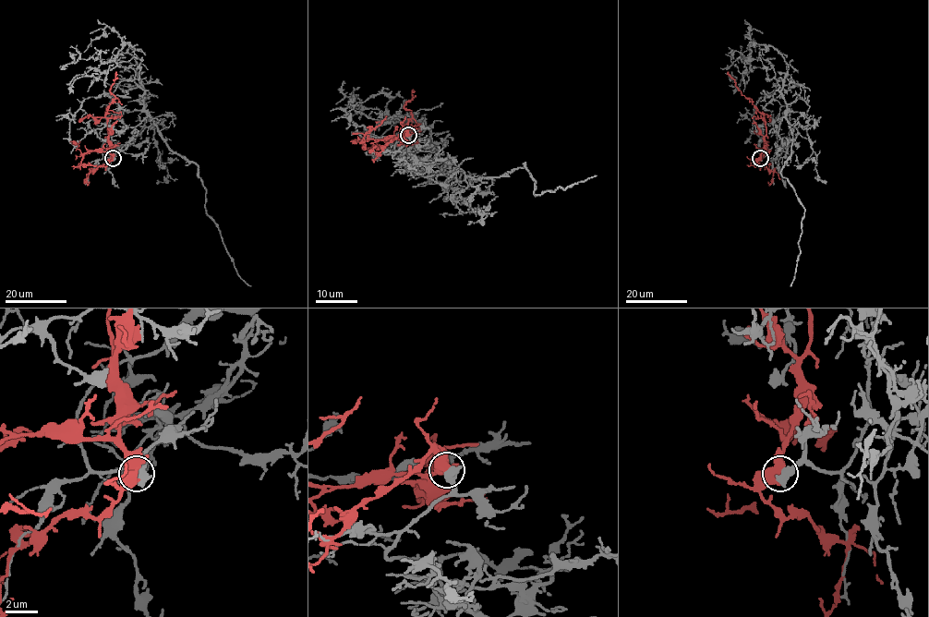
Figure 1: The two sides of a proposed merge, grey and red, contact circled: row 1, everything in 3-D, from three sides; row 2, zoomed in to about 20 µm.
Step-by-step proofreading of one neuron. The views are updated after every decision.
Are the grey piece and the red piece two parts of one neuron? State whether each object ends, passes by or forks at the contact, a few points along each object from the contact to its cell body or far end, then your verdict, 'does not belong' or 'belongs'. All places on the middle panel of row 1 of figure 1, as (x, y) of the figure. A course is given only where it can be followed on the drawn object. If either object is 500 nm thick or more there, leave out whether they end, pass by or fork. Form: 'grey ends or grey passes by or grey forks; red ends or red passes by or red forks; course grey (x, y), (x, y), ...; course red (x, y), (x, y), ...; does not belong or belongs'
course grey (408, 136), (392, 158), (457, 167), (440, 171), (429, 159), (422, 120), (351, 108), (395, 96); course red (408, 135), (401, 143), (398, 139), (400, 129), (412, 116), (412, 111), (404, 106), (412, 99), (414, 90); does not belong

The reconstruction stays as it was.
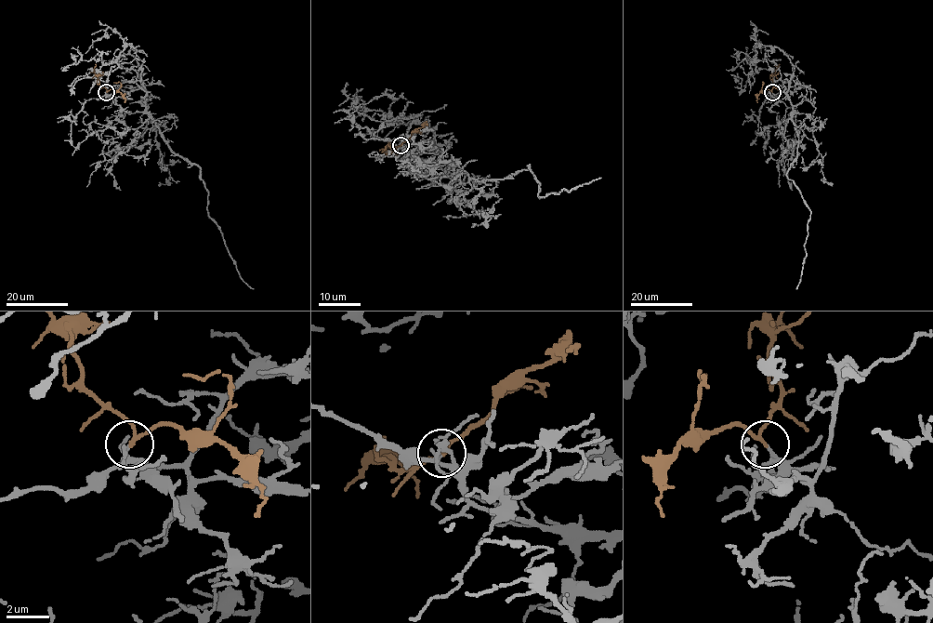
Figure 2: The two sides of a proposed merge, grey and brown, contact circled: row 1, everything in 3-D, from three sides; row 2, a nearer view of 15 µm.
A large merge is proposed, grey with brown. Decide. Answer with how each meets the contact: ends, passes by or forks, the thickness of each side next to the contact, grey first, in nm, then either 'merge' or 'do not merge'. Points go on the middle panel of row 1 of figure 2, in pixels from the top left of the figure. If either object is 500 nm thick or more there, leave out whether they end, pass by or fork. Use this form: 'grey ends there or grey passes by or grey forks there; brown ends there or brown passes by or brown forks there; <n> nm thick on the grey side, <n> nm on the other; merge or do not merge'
grey forks there; brown passes by; 110 nm thick on the grey side, 130 nm on the other; merge

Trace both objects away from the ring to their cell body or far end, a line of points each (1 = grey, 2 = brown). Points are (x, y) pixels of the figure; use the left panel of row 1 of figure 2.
1: (106, 92), (124, 82), (146, 92), (163, 139), (200, 167), (208, 216), (253, 289)
2: (106, 92), (94, 72), (95, 64)

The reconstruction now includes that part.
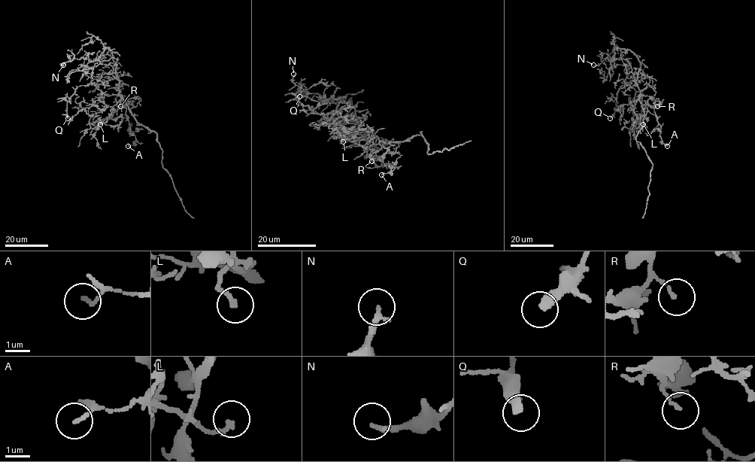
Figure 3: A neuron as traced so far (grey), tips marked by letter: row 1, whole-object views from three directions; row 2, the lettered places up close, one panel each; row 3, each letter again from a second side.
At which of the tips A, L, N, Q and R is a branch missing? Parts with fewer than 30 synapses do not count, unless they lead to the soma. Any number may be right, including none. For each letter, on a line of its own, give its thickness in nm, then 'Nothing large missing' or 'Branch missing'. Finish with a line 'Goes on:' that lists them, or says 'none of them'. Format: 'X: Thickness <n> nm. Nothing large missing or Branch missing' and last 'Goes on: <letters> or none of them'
A: Thickness 130 nm. Nothing large missing
L: Thickness 200 nm. Nothing large missing
N: Thickness 200 nm. Branch missing
Q: Thickness 400 nm. Branch missing
R: Thickness 140 nm. Nothing large missing
Goes on: N, Q

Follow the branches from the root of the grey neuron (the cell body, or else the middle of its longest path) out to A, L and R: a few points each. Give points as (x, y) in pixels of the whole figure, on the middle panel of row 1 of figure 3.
A: (374, 136), (379, 139), (381, 146), (376, 154), (385, 165), (392, 165), (389, 171), (381, 174)
L: (374, 136), (369, 132), (359, 129), (350, 139), (342, 138), (343, 141)
R: (374, 136), (379, 139), (381, 147), (371, 154), (371, 161)

